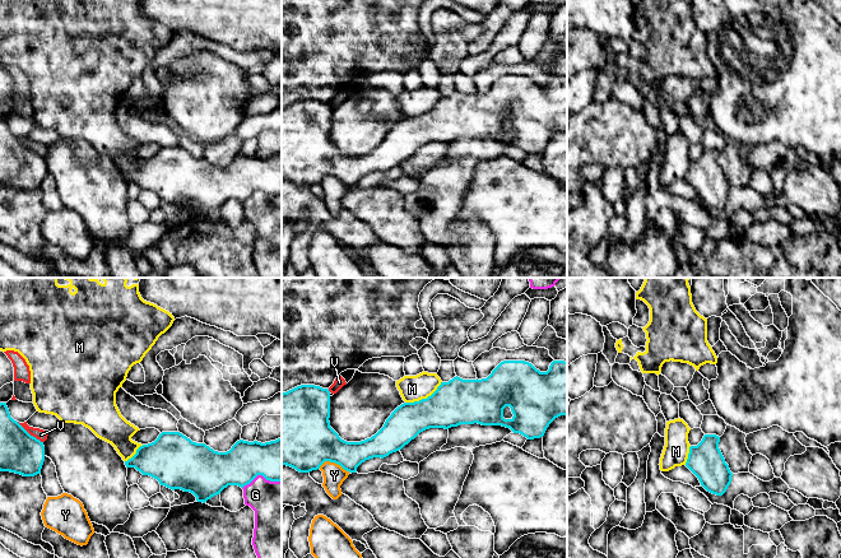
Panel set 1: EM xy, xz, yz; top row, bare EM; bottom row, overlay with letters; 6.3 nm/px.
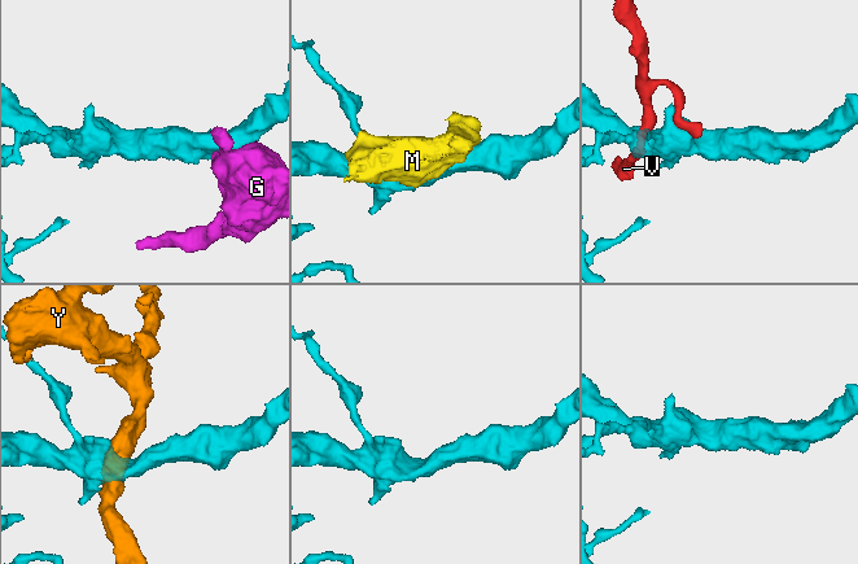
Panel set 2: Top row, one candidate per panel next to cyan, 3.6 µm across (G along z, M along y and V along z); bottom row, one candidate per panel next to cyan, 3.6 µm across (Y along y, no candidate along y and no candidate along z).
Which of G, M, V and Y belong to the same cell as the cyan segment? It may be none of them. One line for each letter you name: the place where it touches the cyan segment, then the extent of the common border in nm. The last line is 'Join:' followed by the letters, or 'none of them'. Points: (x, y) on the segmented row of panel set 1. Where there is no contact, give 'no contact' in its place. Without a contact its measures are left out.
Join: none of them

